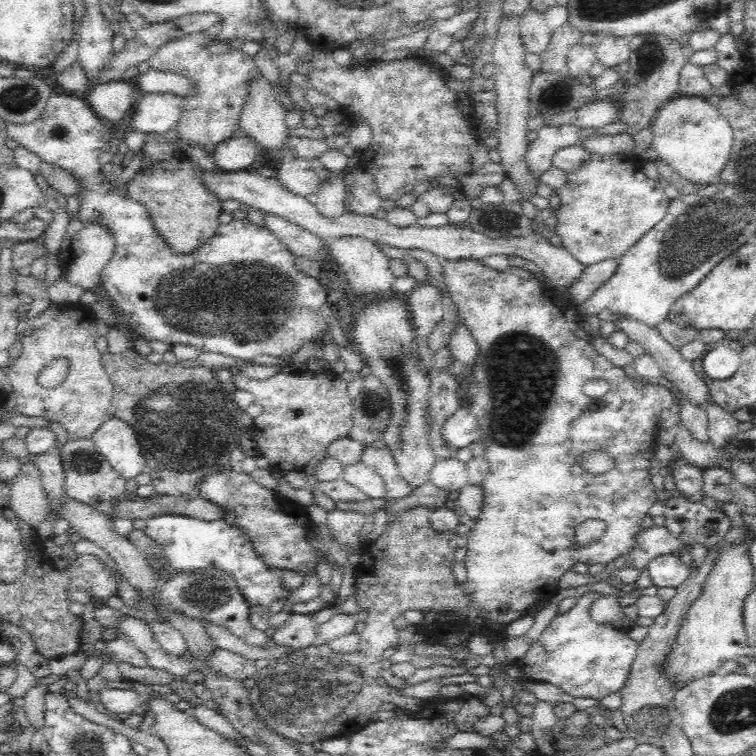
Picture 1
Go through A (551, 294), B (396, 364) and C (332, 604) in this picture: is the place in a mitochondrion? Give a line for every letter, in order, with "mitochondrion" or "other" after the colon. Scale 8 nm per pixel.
A: other
B: mitochondrion
C: other

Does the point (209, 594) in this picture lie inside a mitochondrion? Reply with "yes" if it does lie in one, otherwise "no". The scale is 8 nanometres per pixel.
yes

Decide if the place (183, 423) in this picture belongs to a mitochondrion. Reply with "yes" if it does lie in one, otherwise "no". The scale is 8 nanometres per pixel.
yes

